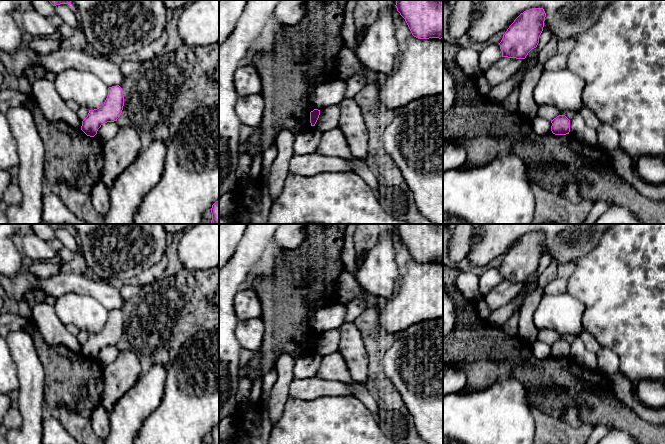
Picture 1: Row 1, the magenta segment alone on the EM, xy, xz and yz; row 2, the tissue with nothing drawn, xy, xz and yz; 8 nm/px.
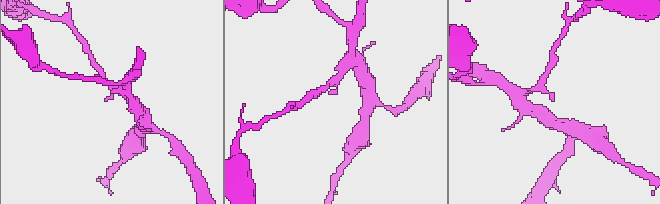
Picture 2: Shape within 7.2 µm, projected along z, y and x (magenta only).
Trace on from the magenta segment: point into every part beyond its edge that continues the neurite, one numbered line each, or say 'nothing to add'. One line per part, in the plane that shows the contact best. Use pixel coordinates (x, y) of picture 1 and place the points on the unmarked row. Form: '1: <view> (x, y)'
nothing to add

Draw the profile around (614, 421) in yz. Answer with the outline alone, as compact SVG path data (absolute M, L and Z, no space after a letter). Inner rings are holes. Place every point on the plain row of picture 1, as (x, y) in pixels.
M556 359L555 373L549 376L548 386L553 391L564 391L565 395L580 401L579 419L581 424L593 426L607 425L610 429L619 429L631 435L639 444L665 444L665 425L655 425L640 418L630 407L619 400L600 379L589 377L588 374L574 368L572 363Z

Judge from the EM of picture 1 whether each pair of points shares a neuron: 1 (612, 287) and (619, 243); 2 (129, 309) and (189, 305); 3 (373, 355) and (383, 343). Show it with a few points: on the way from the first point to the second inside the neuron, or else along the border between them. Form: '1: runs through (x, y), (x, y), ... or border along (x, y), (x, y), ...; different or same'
1: runs through (616, 276), (616, 256), (618, 254); same
2: runs through (144, 309), (174, 308); same
3: runs through (376, 352), (380, 346); same

